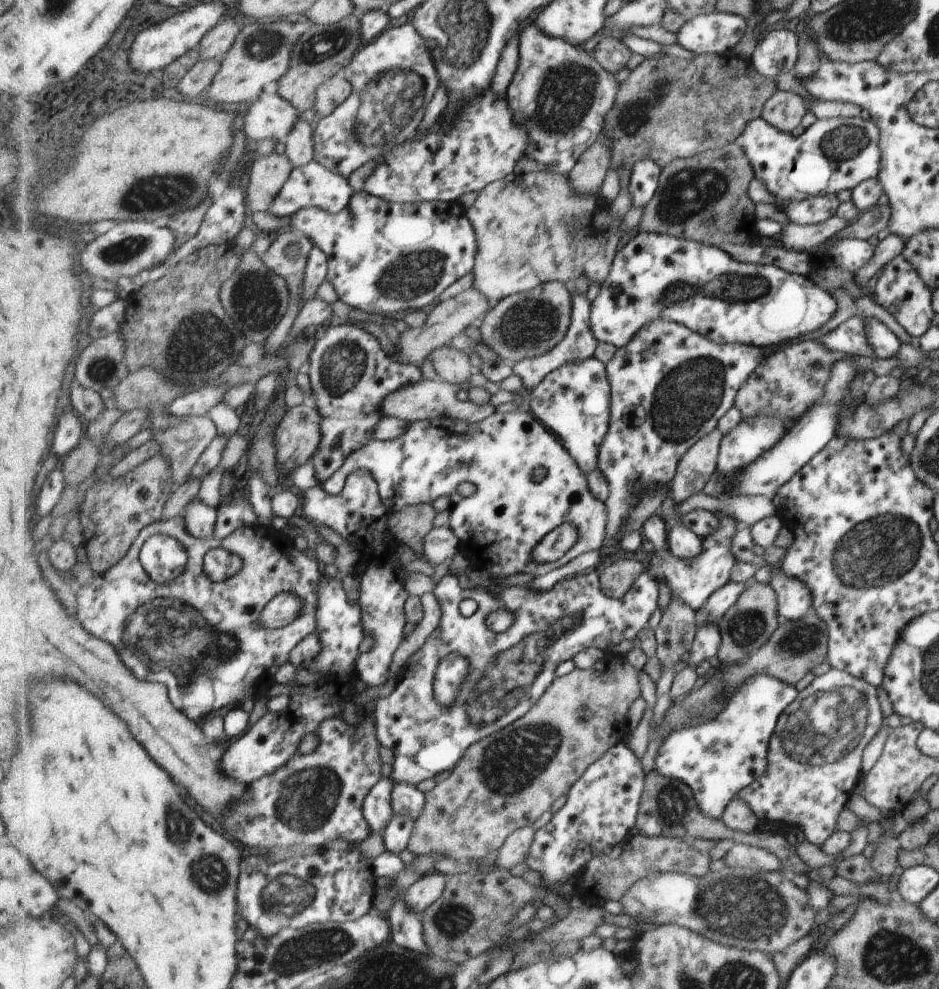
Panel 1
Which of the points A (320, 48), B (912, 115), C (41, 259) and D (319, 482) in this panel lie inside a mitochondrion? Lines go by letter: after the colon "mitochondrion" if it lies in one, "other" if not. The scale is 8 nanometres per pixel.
A: mitochondrion
B: mitochondrion
C: other
D: other

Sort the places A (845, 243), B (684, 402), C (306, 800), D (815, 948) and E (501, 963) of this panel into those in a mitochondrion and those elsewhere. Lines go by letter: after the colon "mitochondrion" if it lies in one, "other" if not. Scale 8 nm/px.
A: other
B: mitochondrion
C: mitochondrion
D: other
E: other

